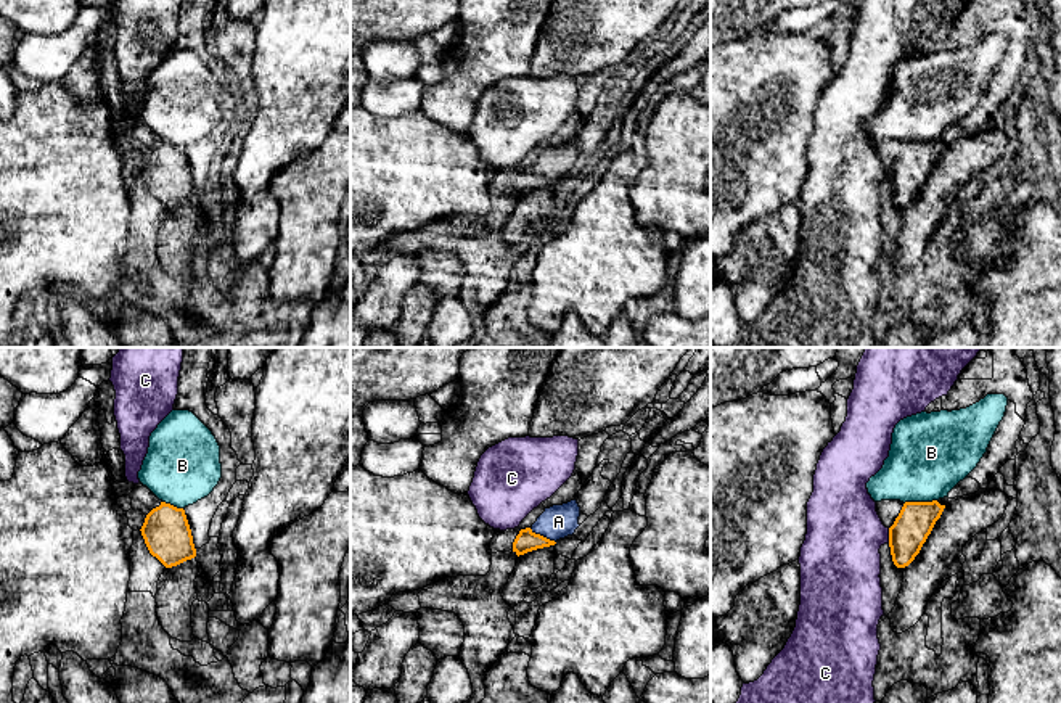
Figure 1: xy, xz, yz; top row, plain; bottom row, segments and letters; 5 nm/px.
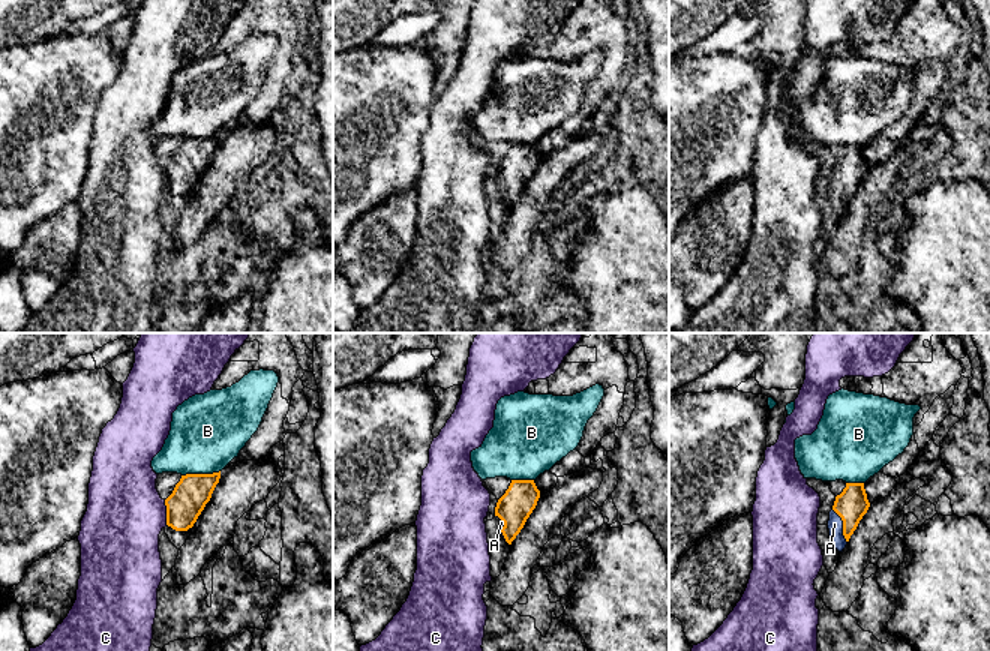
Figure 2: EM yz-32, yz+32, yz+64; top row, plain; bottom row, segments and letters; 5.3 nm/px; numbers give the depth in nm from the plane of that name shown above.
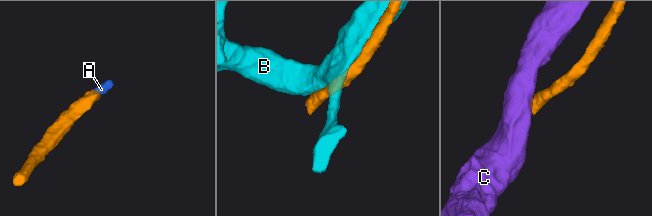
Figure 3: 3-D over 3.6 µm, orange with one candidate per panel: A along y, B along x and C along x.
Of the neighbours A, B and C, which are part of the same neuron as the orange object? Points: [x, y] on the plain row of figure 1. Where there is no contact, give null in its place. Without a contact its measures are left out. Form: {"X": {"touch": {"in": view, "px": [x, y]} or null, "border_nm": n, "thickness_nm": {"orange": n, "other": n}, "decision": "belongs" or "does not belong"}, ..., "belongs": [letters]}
{"A": {"touch": {"in": "xz", "px": [542, 176]}, "border_nm": 150, "thickness_nm": {"orange": 110, "other": 170}, "decision": "belongs"}, "B": {"touch": {"in": "yz", "px": [920, 142]}, "border_nm": 170, "thickness_nm": {"orange": 190, "other": 400}, "decision": "does not belong"}, "C": {"touch": {"in": "yz", "px": [889, 176]}, "border_nm": 80, "thickness_nm": {"orange": 190, "other": 380}, "decision": "does not belong"}, "belongs": ["A"]}

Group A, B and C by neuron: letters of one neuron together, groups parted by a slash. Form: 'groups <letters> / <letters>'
groups A / B / C

